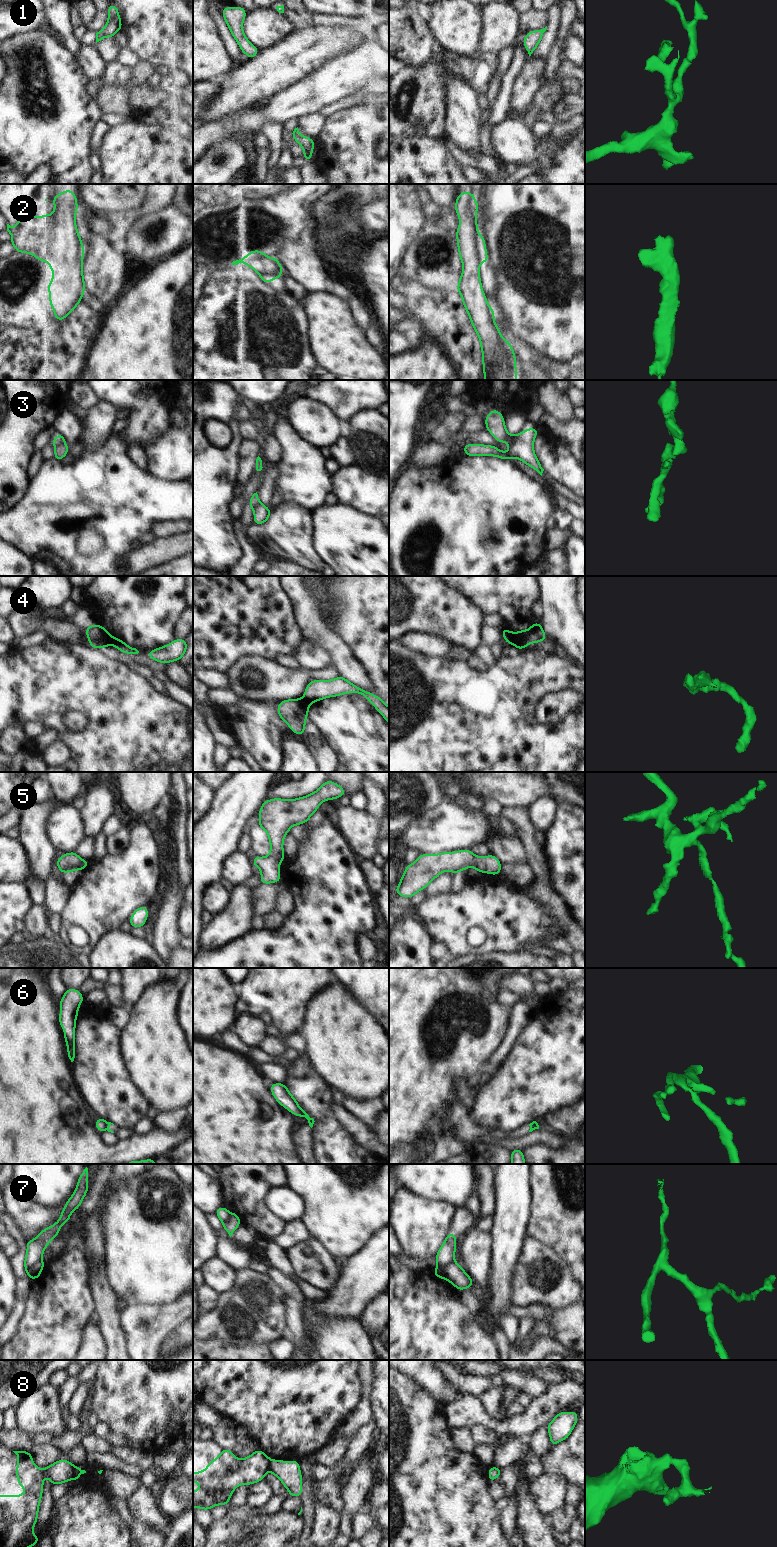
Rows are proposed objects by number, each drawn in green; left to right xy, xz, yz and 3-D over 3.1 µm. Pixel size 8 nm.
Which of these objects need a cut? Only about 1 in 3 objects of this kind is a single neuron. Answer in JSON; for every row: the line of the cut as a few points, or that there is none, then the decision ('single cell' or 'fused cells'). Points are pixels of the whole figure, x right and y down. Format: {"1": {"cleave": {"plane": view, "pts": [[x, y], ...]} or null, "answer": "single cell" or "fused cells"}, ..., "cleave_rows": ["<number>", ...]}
{"1": {"cleave": null, "answer": "single cell"}, "2": {"cleave": null, "answer": "single cell"}, "3": {"cleave": {"plane": "xy", "pts": [[64, 442], [60, 446], [55, 447]]}, "answer": "fused cells"}, "4": {"cleave": {"plane": "yz", "pts": [[511, 633], [513, 637], [512, 643]]}, "answer": "fused cells"}, "5": {"cleave": null, "answer": "single cell"}, "6": {"cleave": {"plane": "xz", "pts": [[301, 1111], [303, 1115]]}, "answer": "fused cells"}, "7": {"cleave": {"plane": "yz", "pts": [[453, 1260], [440, 1267], [444, 1278]]}, "answer": "fused cells"}, "8": {"cleave": {"plane": "xy", "pts": [[76, 1468], [71, 1478]]}, "answer": "fused cells"}, "cleave_rows": ["3", "4", "6", "7", "8"]}

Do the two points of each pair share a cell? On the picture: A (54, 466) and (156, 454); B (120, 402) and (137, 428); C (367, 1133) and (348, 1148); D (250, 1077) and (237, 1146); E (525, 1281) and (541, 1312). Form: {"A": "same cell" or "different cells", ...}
{"A": "different cells", "B": "same cell", "C": "different cells", "D": "same cell", "E": "different cells"}

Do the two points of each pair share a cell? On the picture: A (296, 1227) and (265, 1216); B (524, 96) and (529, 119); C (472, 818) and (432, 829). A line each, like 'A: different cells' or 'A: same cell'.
A: different cells
B: different cells
C: same cell

